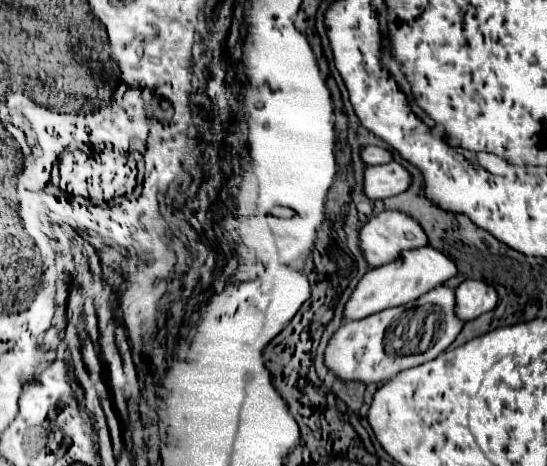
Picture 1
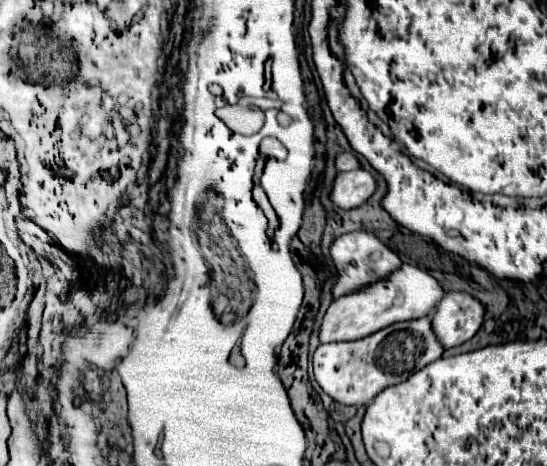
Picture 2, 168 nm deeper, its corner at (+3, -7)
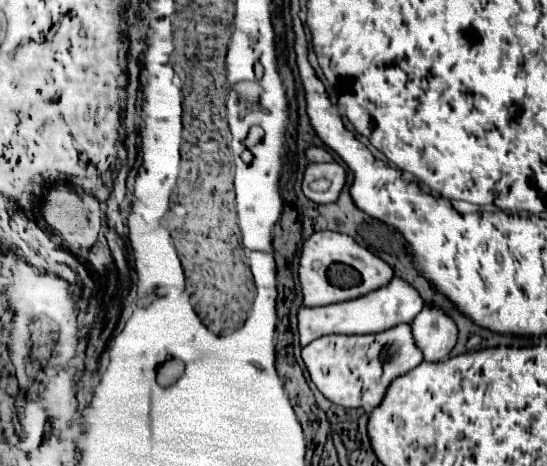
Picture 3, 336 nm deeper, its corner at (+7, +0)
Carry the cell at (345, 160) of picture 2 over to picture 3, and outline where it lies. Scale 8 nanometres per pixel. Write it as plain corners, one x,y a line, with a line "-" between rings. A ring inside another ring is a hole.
310,146
304,150
308,162
330,162
332,156
324,150
324,148
316,148
316,146

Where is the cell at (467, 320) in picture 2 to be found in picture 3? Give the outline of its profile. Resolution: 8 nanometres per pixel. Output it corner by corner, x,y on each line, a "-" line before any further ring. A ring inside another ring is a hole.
426,306
412,320
414,344
422,350
426,362
440,362
448,358
456,344
456,324
442,310

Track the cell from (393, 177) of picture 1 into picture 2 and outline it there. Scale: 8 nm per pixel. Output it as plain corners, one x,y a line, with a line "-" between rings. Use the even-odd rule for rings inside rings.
364,169
338,173
332,189
332,201
342,209
356,209
364,205
376,189
376,179

